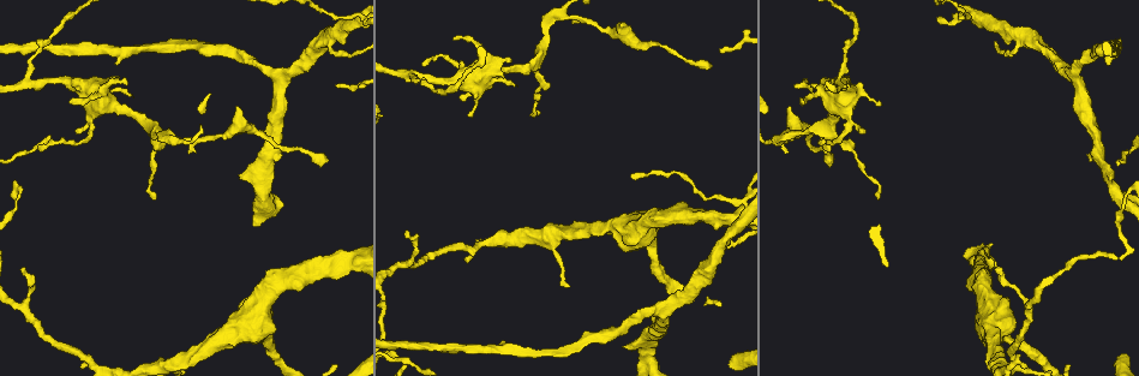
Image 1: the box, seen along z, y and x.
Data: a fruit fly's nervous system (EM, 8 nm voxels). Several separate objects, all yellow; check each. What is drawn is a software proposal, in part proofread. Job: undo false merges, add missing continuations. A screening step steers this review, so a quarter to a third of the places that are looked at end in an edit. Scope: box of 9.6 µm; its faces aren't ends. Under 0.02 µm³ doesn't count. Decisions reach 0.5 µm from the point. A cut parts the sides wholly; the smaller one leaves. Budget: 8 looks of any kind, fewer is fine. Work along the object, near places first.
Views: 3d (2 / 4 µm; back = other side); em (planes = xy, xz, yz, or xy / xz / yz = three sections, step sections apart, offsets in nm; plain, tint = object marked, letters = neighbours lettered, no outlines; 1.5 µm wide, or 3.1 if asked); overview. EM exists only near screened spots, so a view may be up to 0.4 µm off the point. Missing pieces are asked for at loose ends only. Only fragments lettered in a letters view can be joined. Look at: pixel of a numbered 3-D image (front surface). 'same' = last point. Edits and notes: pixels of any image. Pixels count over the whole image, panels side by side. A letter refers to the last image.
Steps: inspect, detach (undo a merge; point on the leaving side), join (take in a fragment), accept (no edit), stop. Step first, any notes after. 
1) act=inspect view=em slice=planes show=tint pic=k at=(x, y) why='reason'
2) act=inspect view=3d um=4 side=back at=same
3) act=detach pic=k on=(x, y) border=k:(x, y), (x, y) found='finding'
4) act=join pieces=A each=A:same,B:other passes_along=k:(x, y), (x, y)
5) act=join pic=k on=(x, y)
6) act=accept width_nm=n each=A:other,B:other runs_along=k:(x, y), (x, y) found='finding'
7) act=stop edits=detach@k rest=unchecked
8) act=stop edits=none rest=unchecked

act=inspect view=em slice=planes show=letters pic=1 at=(623, 22) why='an open end'

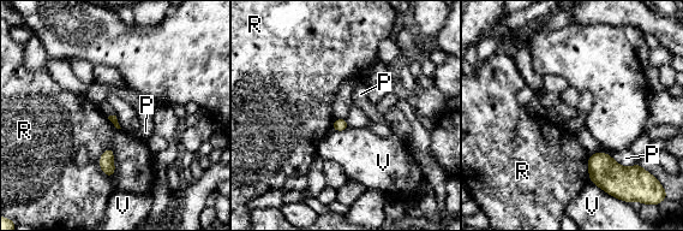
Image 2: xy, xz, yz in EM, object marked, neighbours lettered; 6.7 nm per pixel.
act=accept each=P:other,R:other,V:other border=2:(109, 146), (114, 166), (111, 178) found='none of them fits'

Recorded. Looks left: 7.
act=inspect view=3d um=4 pic=1 at=(176, 143) why='three arms meet'

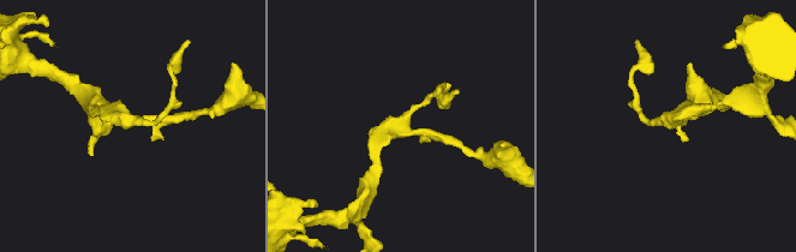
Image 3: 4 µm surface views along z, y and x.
act=inspect view=em slice=planes show=tint pic=3 at=(132, 118) arms=3 why='shape alone is not enough'

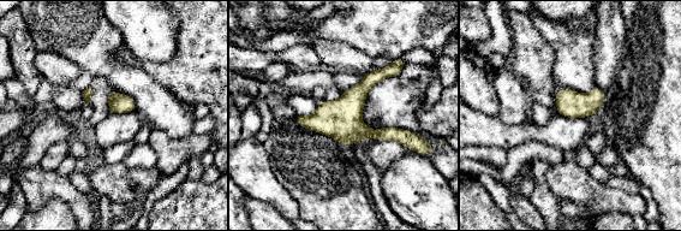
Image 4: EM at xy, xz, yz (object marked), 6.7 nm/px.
act=inspect view=em slice=planes show=letters at=same why='see the neighbours'

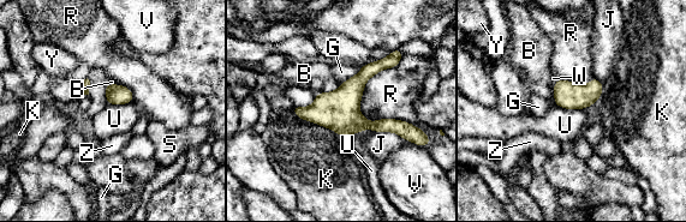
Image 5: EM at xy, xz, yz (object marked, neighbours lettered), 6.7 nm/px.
act=accept each=B:other,G:other,J:other,K:other,R:other,S:other,U:other,V:other,W:other,Y:other,Z:other found='all the same neuron'

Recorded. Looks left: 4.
act=inspect view=em slice=planes show=tint pic=1 at=(453, 80) why='calibre changes'

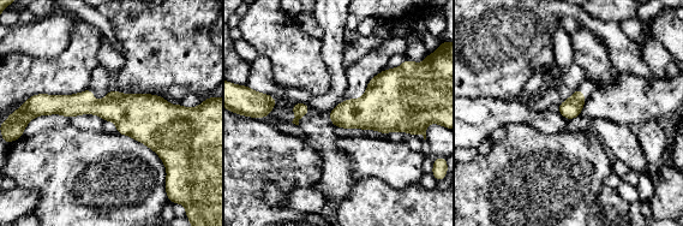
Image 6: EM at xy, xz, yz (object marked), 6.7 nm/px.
act=inspect view=em slice=planes show=letters at=same why='what lies round it'

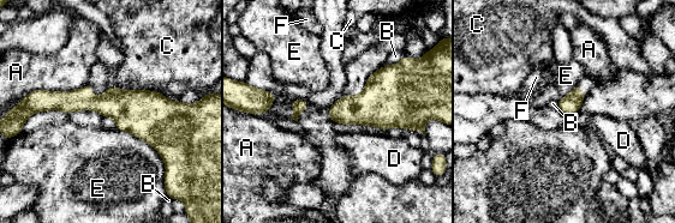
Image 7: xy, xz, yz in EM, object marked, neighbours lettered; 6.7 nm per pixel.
act=accept each=A:other,B:other,C:other,D:other,E:other,F:other border=7:(405, 54), (399, 61), (383, 66) found='all the same neuron'

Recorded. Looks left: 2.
act=stop edits=none rest=unchecked

